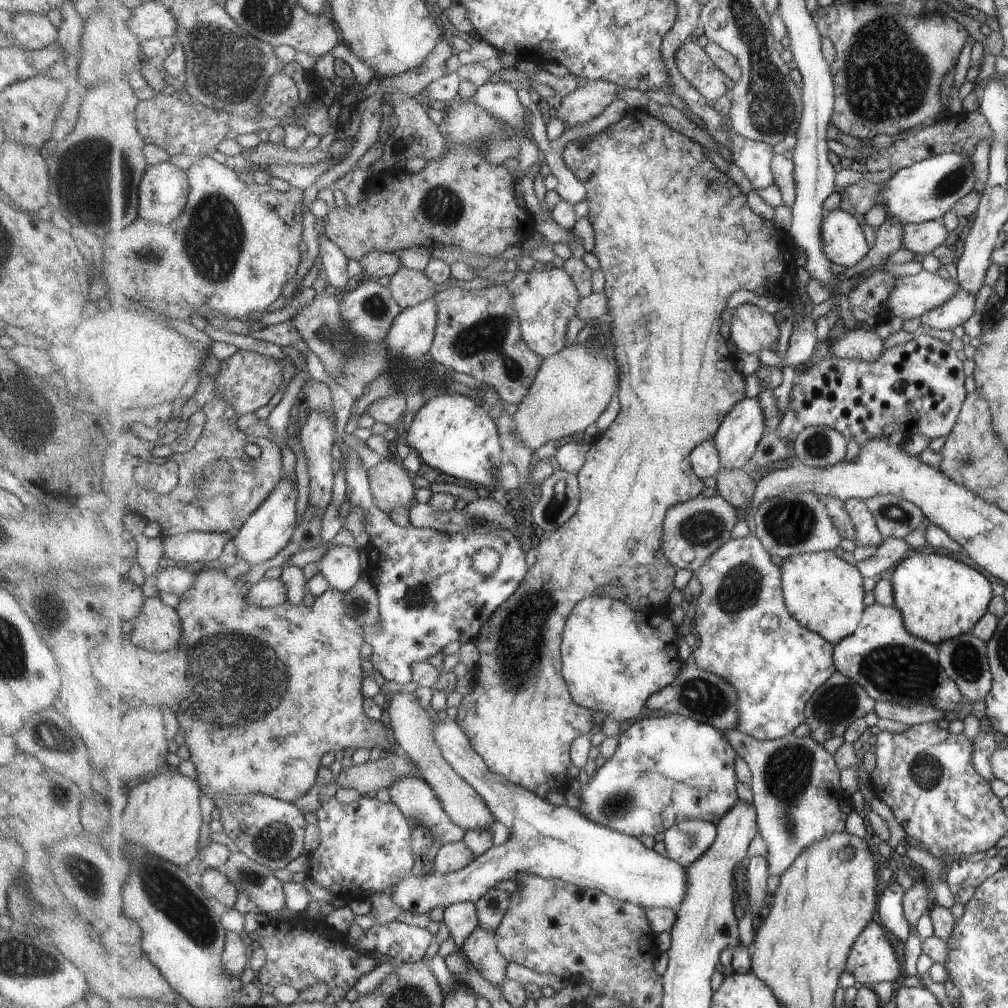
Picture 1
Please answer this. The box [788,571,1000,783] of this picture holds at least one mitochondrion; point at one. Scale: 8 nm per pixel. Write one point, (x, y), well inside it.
(899, 671)

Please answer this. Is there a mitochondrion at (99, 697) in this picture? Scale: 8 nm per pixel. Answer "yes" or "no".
no

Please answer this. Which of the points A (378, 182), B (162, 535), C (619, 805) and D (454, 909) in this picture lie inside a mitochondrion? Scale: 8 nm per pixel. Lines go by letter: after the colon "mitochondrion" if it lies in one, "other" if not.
A: other
B: other
C: mitochondrion
D: other

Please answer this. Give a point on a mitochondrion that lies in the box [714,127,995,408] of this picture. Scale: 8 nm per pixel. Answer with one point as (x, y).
(954, 181)

